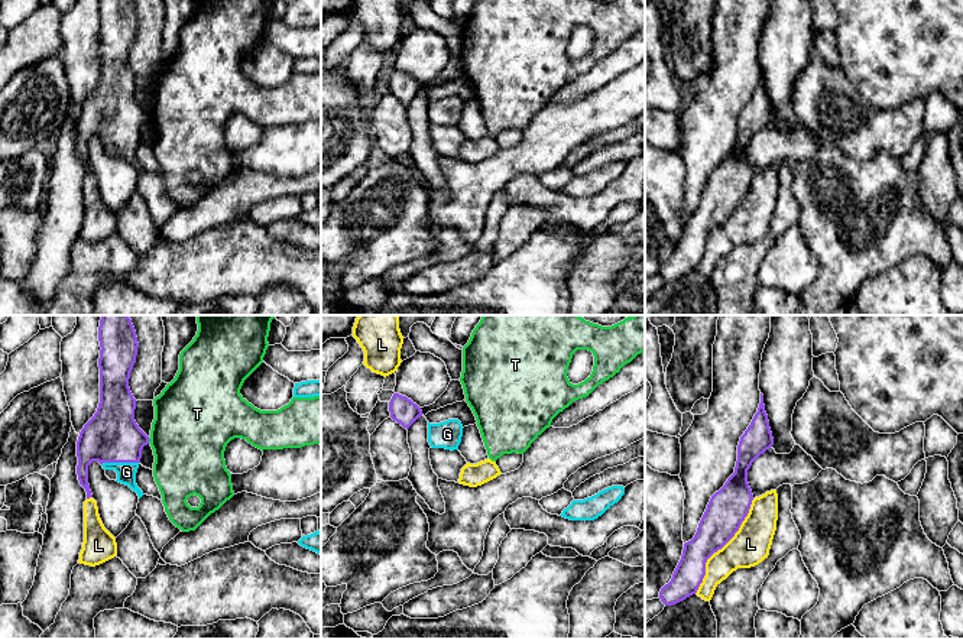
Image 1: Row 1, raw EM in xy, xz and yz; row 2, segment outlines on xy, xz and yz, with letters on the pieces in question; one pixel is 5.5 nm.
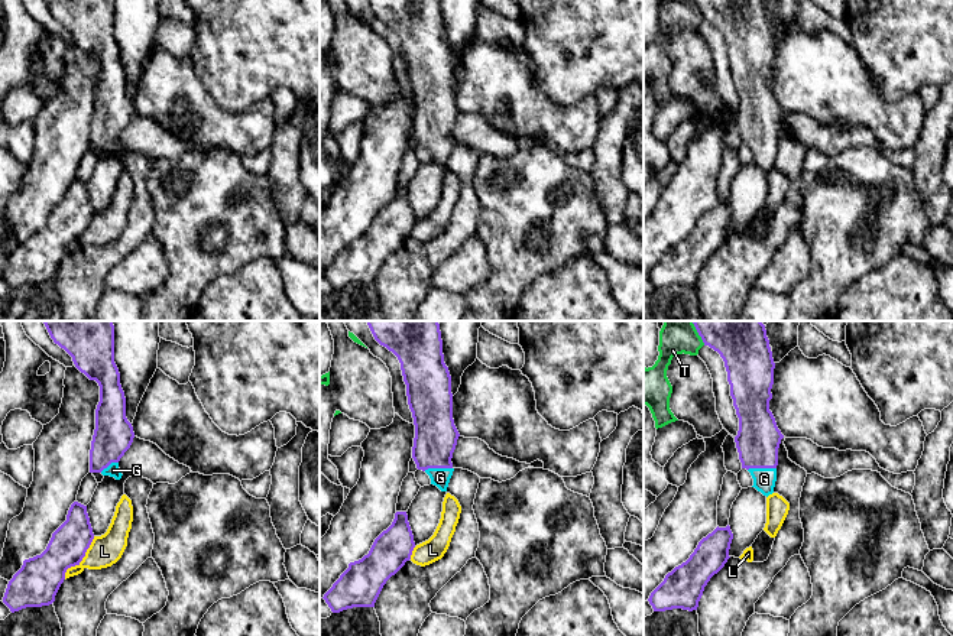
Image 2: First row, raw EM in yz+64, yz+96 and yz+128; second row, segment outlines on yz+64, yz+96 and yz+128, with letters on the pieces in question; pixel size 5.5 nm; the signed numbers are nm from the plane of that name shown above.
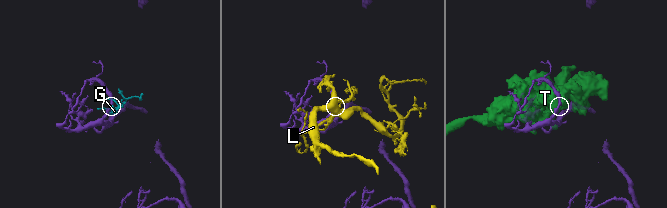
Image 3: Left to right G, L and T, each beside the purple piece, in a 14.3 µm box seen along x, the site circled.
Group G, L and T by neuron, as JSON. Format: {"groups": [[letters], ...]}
{"groups": [["G"], ["L"], ["T"]]}

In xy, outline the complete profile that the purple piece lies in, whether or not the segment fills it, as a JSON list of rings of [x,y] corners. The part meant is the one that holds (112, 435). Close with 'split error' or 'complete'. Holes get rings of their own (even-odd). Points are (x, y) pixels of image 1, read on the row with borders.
[[[101,315],[98,327],[100,341],[100,403],[94,416],[84,425],[77,441],[77,474],[80,484],[87,492],[87,499],[93,497],[88,484],[88,466],[98,461],[104,470],[114,470],[117,480],[137,493],[143,492],[136,484],[136,473],[142,458],[142,450],[149,444],[149,437],[134,421],[136,399],[133,398],[129,379],[137,356],[137,337],[132,320],[127,315]]] | split error

